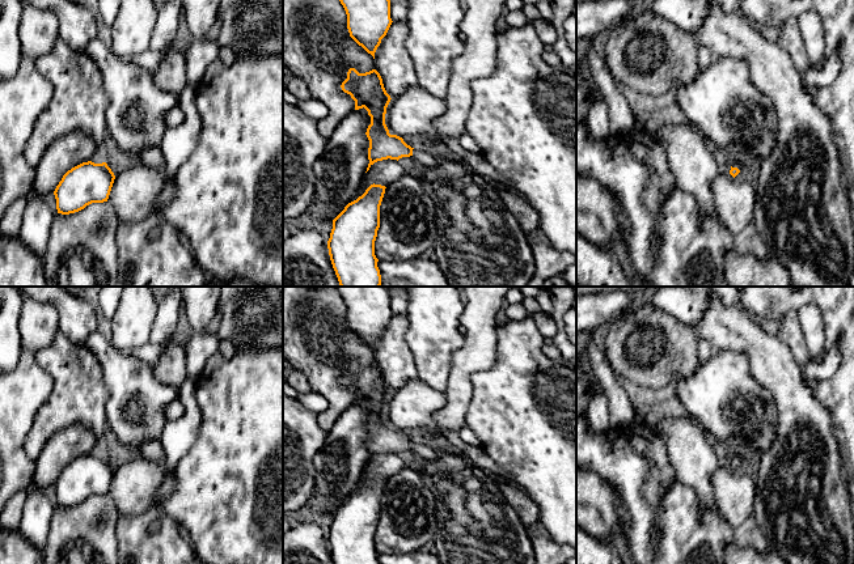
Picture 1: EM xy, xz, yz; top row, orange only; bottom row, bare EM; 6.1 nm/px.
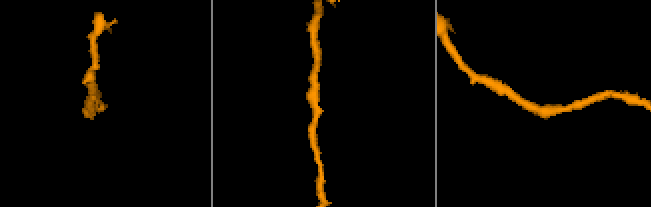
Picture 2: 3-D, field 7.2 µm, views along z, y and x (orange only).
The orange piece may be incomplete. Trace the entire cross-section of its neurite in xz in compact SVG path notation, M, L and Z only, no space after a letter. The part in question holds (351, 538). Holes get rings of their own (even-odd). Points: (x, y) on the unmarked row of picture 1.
M371 478L333 513L327 542L334 564L380 564L375 534L385 482Z

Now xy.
M83 455L68 463L54 488L58 506L69 508L92 496L107 495L115 468L106 455Z

